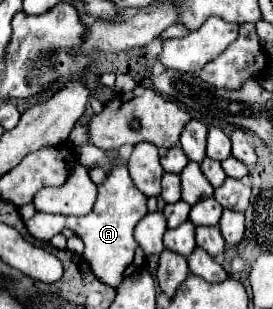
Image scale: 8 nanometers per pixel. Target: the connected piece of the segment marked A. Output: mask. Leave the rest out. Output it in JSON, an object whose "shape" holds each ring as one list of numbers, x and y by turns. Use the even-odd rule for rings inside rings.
{"shape":[[118,164,108,172,104,184,98,186,98,200,90,214,86,216,58,216,58,214,40,214,36,212,34,218,28,220,28,232,36,240,50,240,56,236,64,226,74,230,86,244,86,260,92,266,92,272,104,284,116,288,128,274,132,264,138,264,136,250,138,244,134,240,134,226,146,214,146,196,134,186,128,168]]}

